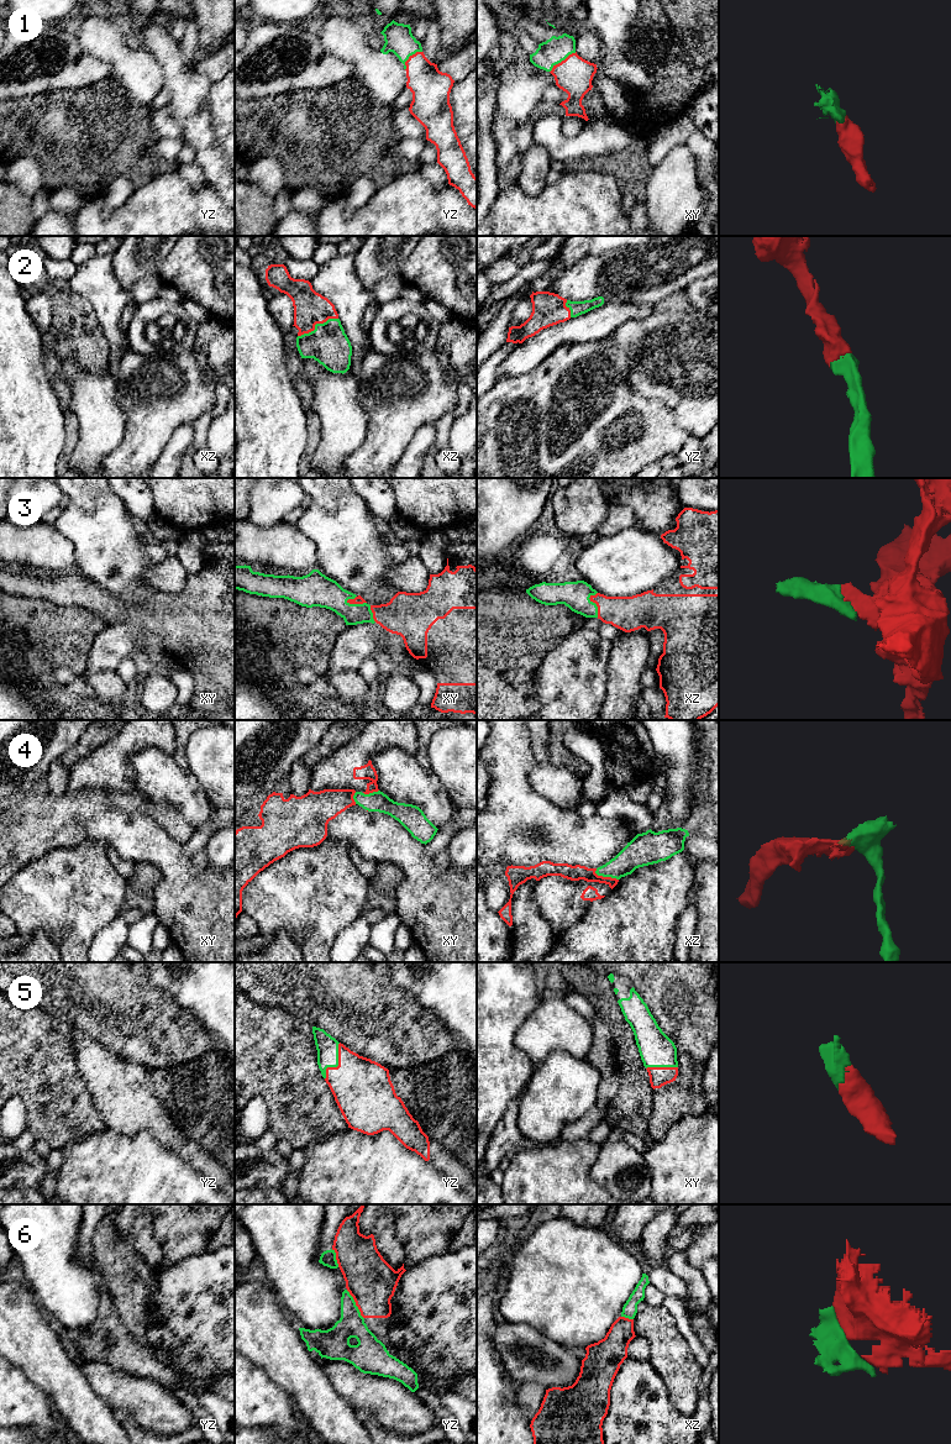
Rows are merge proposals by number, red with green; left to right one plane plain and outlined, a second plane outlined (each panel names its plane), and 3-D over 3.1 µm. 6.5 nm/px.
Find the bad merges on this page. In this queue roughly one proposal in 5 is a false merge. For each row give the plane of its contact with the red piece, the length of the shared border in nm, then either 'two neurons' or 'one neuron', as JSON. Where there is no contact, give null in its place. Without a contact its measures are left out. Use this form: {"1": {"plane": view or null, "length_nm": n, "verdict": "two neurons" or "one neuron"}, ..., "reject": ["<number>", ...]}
{"1": {"plane": "xy", "length_nm": 220, "verdict": "one neuron"}, "2": {"plane": "xz", "length_nm": 300, "verdict": "one neuron"}, "3": {"plane": "xz", "length_nm": 170, "verdict": "one neuron"}, "4": {"plane": "xz", "length_nm": 170, "verdict": "one neuron"}, "5": {"plane": "yz", "length_nm": 260, "verdict": "one neuron"}, "6": {"plane": "yz", "length_nm": 220, "verdict": "one neuron"}, "reject": []}

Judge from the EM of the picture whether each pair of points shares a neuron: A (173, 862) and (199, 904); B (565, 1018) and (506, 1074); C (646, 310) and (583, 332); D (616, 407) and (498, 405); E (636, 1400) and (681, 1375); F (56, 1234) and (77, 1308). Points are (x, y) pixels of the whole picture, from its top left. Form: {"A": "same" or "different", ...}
{"A": "same", "B": "different", "C": "same", "D": "same", "E": "different", "F": "same"}

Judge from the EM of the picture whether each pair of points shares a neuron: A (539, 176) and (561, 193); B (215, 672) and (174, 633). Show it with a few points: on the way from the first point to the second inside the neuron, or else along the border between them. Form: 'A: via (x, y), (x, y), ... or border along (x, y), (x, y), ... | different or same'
A: border along (516, 184), (530, 195), (536, 195), (547, 184) | different
B: via (210, 661), (185, 636) | same

